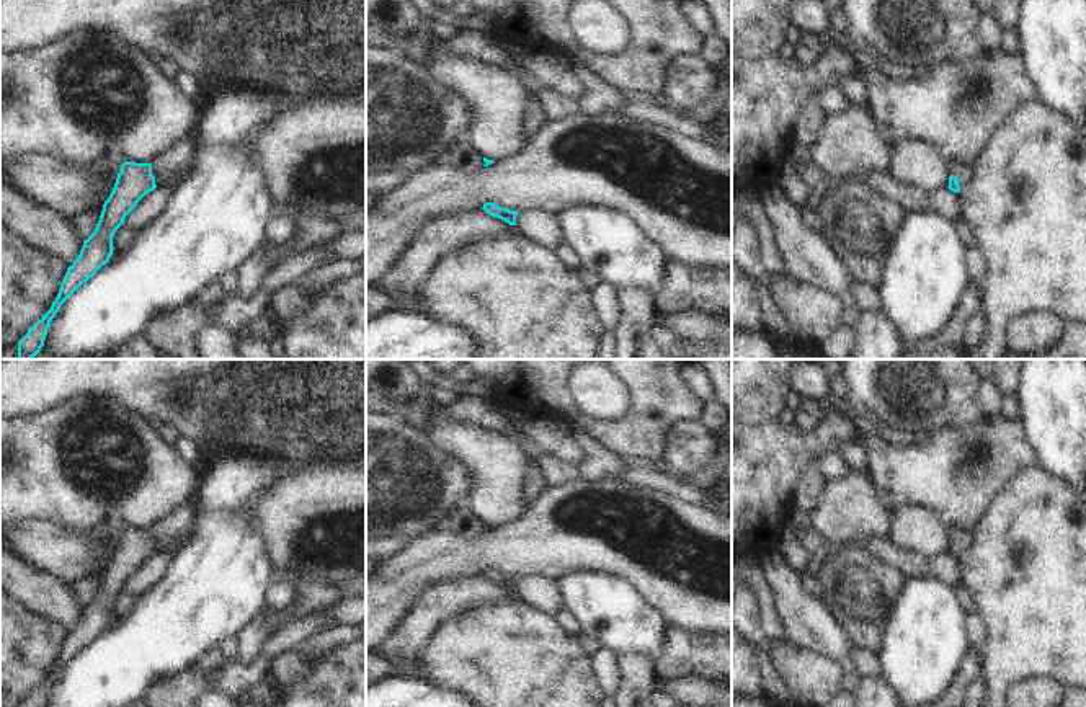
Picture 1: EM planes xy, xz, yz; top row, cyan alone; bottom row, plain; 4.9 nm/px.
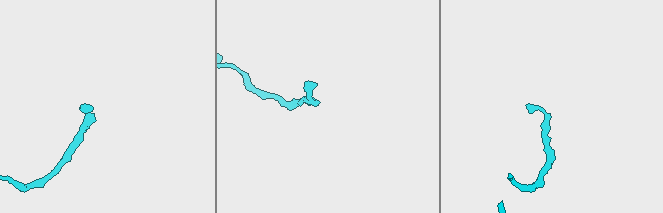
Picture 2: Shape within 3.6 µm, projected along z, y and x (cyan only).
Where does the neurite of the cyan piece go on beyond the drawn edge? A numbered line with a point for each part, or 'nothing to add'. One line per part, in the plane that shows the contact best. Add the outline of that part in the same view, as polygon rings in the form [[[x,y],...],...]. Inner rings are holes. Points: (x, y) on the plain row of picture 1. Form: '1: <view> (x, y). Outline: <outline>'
1: yz (964, 538). Outline: [[[959,526],[947,527],[949,539],[959,545],[960,557],[967,552],[973,540],[973,532]]]

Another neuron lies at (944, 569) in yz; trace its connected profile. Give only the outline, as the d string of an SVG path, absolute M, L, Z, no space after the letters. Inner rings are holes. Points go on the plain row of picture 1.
M869 540L866 544L854 544L854 545L864 545L877 552L883 562L888 565L893 565L905 578L906 581L911 580L934 580L941 581L944 586L950 588L955 591L959 585L962 585L962 571L959 567L959 558L950 557L949 554L939 555L936 558L928 558L924 555L915 555L893 542L883 542L883 540Z

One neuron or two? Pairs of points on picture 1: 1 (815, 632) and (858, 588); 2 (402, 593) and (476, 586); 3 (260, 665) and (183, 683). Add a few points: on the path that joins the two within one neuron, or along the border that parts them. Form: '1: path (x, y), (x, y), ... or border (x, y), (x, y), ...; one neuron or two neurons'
1: border (820, 600), (853, 644); two neurons
2: border (459, 577), (431, 583), (400, 622); two neurons
3: path (240, 676), (222, 683), (203, 683); one neuron

